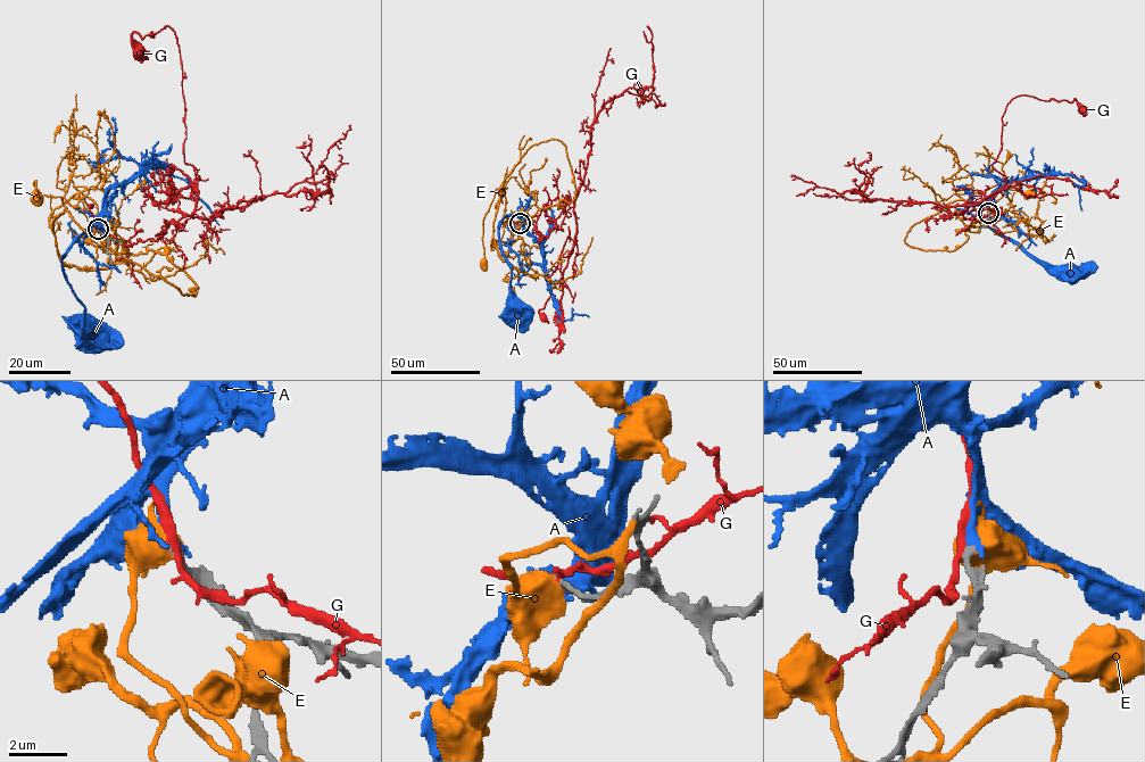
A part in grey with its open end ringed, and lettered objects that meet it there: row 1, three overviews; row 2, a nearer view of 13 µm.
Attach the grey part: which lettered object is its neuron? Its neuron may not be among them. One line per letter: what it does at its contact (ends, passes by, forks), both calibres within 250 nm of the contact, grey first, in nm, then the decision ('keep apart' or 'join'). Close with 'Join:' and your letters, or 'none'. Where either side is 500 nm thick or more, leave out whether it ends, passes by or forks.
A: it ends; calibres 220 and 240 nm; join
E: calibres 240 and 700 nm; keep apart
G: it forks; calibres 240 and 190 nm; keep apart
Join: A

